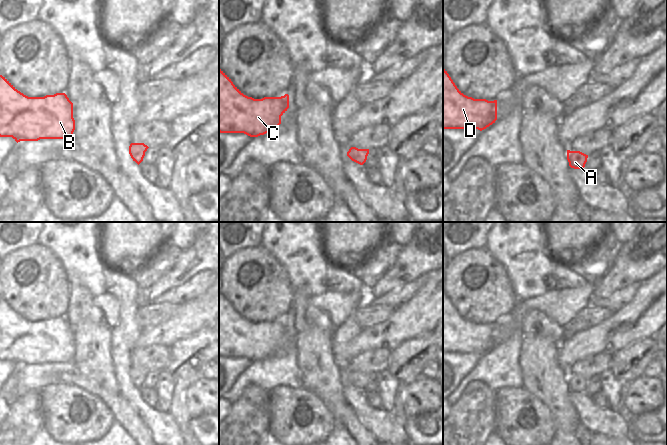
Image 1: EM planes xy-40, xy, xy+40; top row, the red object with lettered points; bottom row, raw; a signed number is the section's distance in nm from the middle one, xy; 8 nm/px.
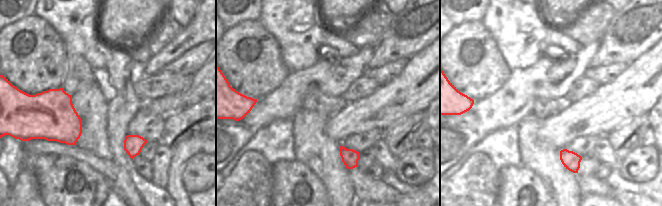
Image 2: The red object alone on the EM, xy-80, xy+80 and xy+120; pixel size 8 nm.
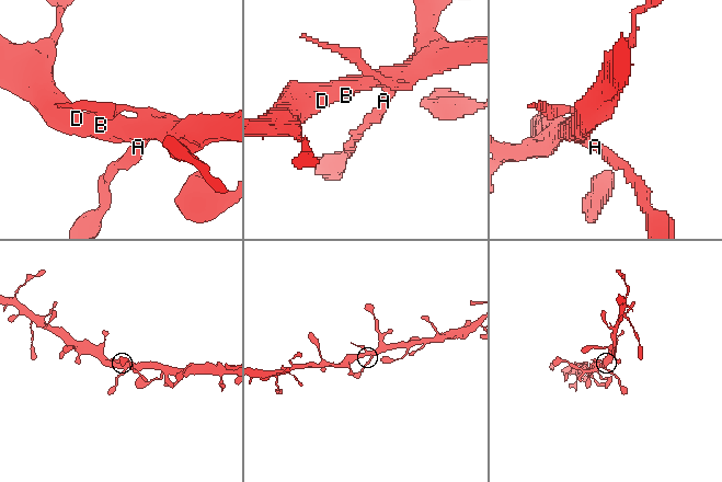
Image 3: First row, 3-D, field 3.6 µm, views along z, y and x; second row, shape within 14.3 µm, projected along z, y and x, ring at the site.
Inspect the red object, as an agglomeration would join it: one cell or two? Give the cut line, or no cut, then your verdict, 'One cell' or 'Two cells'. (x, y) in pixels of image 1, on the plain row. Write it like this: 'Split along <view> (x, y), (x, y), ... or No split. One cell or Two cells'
No split. One cell.

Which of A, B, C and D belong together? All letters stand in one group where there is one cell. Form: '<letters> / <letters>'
A B C D

